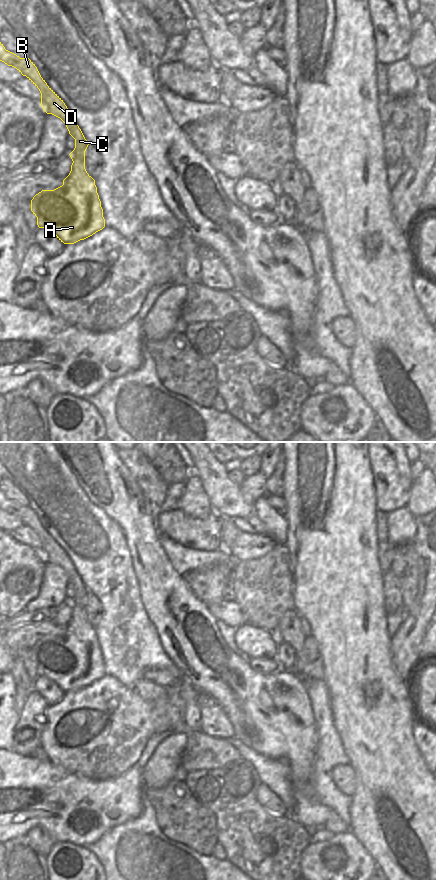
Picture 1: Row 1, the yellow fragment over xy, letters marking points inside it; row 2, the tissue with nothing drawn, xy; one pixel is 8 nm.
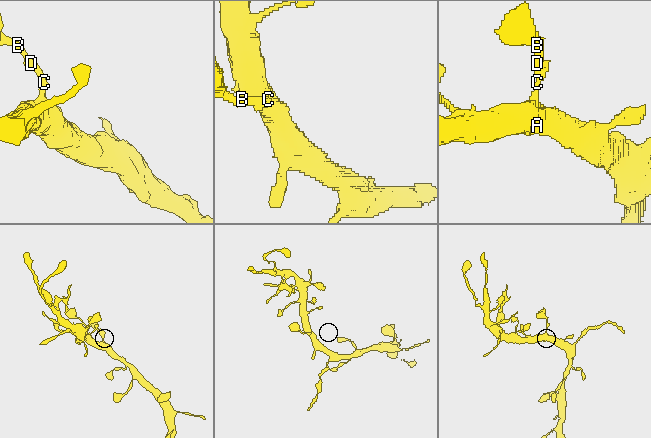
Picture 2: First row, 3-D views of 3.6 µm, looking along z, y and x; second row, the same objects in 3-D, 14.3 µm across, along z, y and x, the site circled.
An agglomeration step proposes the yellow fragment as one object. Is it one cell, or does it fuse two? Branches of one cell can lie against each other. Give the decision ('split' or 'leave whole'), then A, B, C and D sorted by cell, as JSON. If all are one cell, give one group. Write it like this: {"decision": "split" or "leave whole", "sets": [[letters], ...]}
{"decision": "leave whole", "sets": [["A", "B", "C", "D"]]}

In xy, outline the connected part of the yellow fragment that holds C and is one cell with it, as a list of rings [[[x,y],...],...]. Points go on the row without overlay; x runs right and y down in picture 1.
[[[0,490],[0,509],[16,516],[26,524],[41,541],[41,555],[47,562],[60,566],[66,573],[69,582],[75,587],[75,596],[69,602],[73,611],[69,623],[63,628],[63,633],[54,638],[42,638],[31,648],[31,659],[37,665],[37,673],[52,680],[64,692],[74,692],[84,688],[105,675],[103,657],[97,641],[95,628],[85,617],[85,599],[89,593],[73,563],[63,548],[47,533],[37,515],[29,506],[20,506],[5,497]]]

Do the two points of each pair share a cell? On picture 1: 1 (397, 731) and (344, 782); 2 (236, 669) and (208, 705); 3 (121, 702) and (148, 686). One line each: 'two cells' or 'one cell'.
1: two cells
2: two cells
3: two cells

